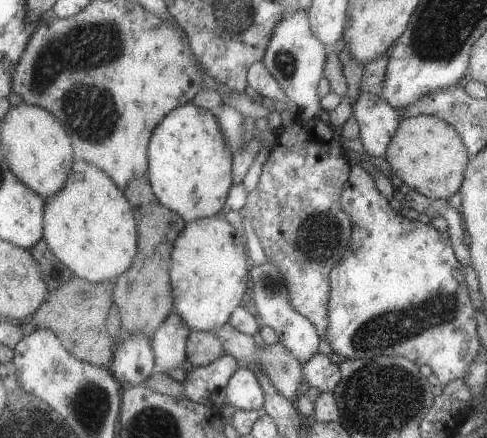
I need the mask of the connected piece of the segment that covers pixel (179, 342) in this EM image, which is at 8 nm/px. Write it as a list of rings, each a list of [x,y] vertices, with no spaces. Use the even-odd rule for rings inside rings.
[[[174,309],[151,338],[155,371],[166,373],[181,367],[187,359],[186,342],[191,329]]]

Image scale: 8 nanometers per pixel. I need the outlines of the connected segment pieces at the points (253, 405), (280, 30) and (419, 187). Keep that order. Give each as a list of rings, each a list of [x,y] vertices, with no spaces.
[[[241,367],[232,374],[226,390],[226,404],[242,411],[254,411],[264,407],[263,389],[252,369]]]
[[[295,11],[284,16],[273,29],[262,62],[286,92],[288,99],[300,108],[297,120],[314,119],[324,112],[317,90],[327,62],[327,50],[312,33],[307,11]]]
[[[431,115],[402,119],[388,144],[385,158],[396,177],[411,190],[430,199],[446,200],[460,191],[471,160],[458,132]]]

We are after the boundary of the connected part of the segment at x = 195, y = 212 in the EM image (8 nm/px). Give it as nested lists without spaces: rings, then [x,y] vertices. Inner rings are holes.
[[[187,103],[170,112],[153,130],[147,156],[149,168],[146,177],[151,183],[152,191],[163,206],[178,214],[186,224],[221,214],[233,186],[233,158],[214,111]]]

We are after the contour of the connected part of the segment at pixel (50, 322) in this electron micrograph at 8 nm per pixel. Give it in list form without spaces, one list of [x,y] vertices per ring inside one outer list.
[[[75,275],[57,290],[50,291],[47,300],[32,316],[36,328],[48,328],[61,341],[63,348],[80,361],[106,368],[114,357],[116,340],[110,337],[106,320],[113,304],[115,282],[90,283]]]

